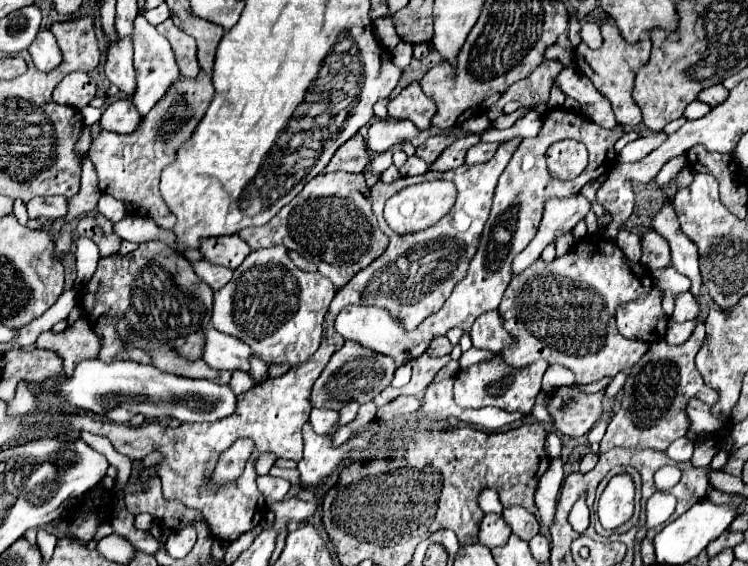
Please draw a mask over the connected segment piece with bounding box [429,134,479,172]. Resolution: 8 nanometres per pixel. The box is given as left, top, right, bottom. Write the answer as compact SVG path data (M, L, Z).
M473 134L465 140L455 140L431 166L429 170L435 170L435 172L447 172L447 170L453 170L453 168L459 168L463 164L463 158L465 158L465 152L475 146L479 142L479 134Z

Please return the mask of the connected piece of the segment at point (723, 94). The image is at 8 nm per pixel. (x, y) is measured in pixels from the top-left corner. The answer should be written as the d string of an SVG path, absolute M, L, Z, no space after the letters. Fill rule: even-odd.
M719 84L719 86L711 86L711 88L703 90L703 92L697 96L697 100L707 102L709 106L719 106L719 104L723 104L723 100L727 100L727 96L729 96L729 90L725 90L725 88Z

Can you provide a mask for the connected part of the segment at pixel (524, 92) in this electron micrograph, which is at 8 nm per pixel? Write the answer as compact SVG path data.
M543 60L543 64L539 64L539 68L535 72L531 72L531 76L527 76L525 80L515 82L499 98L499 102L491 106L491 110L487 111L488 118L495 121L501 115L503 106L511 100L521 102L521 106L525 106L525 108L533 108L539 102L547 102L549 90L555 84L555 76L559 76L561 70L563 70L563 64L559 60Z

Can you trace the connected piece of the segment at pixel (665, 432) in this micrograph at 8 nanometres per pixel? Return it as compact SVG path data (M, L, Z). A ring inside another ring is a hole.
M697 322L693 334L681 346L669 346L665 340L651 344L649 352L629 370L629 378L623 386L623 404L607 426L607 432L601 440L601 452L607 452L615 446L667 450L673 440L685 436L689 424L685 406L689 398L701 398L709 406L715 404L717 392L705 386L695 368L695 354L699 352L703 340L705 324Z

